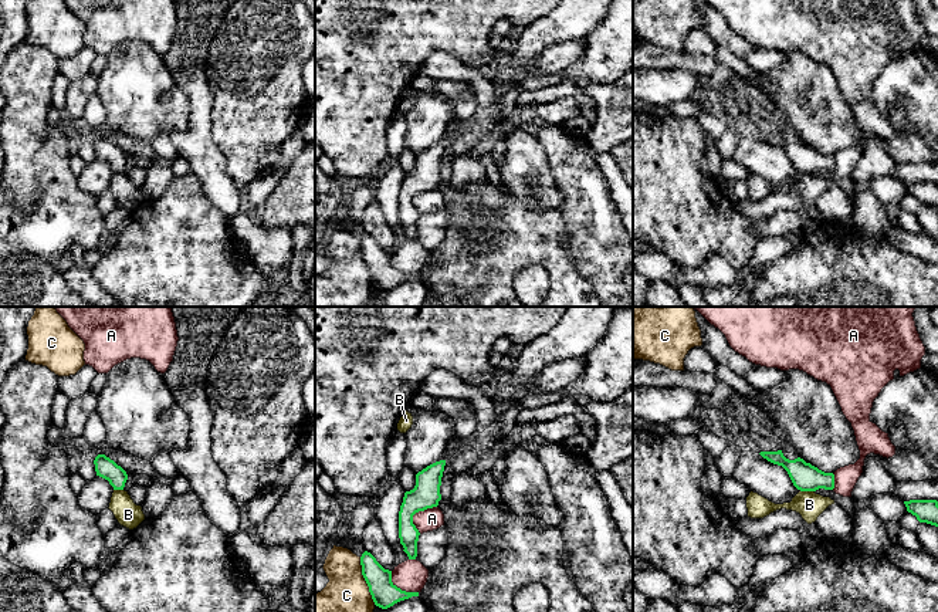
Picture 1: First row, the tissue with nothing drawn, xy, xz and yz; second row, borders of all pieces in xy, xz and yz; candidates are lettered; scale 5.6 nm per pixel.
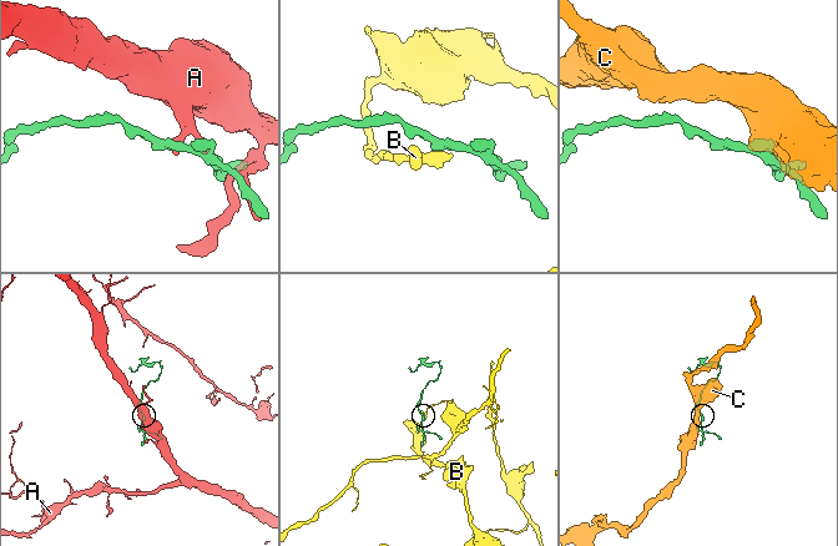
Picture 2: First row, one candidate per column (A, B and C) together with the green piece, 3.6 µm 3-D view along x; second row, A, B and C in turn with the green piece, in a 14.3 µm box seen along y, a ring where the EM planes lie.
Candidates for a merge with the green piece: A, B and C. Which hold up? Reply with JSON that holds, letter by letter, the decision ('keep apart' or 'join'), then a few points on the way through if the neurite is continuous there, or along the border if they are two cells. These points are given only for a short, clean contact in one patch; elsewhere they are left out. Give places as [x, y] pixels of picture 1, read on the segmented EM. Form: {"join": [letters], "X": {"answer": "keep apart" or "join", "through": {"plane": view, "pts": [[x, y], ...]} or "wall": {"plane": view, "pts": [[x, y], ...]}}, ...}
{"join": [], "A": {"answer": "keep apart"}, "B": {"answer": "keep apart"}, "C": {"answer": "keep apart", "wall": {"plane": "xz", "pts": [[359, 557], [362, 577], [375, 604]]}}}

